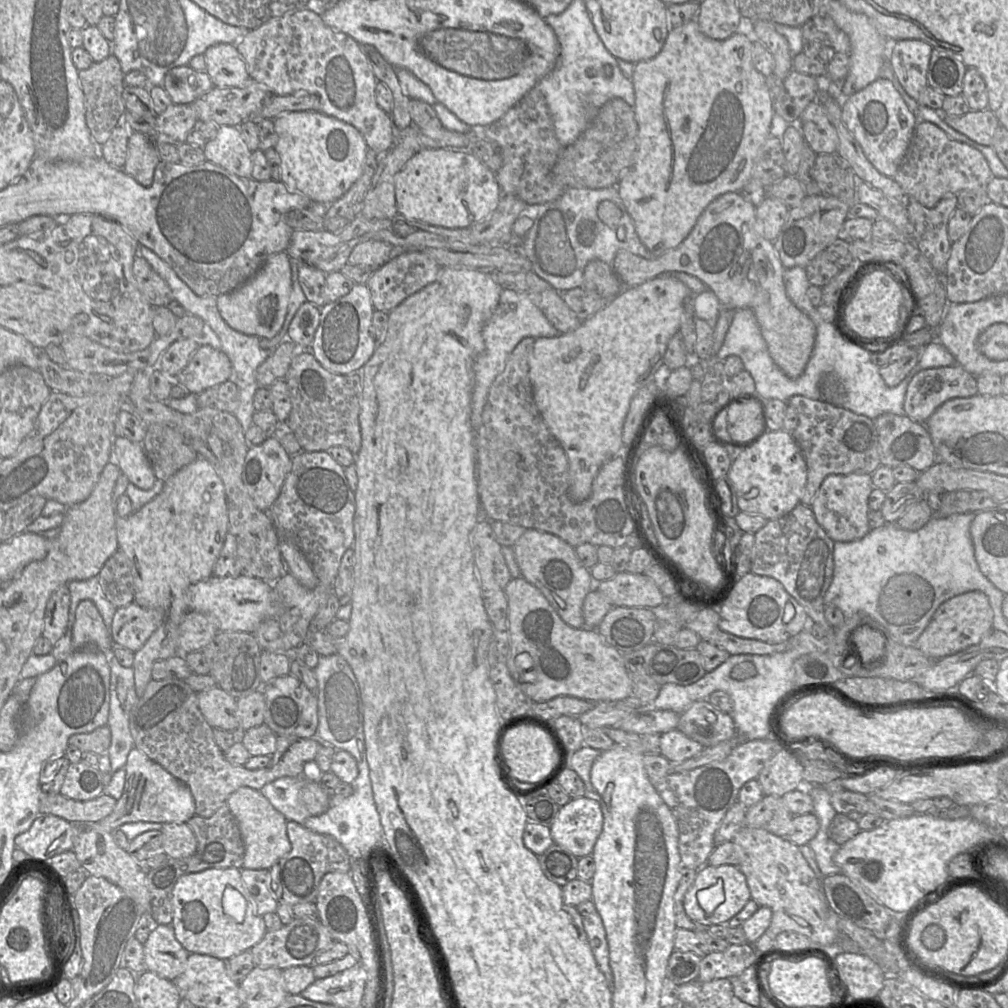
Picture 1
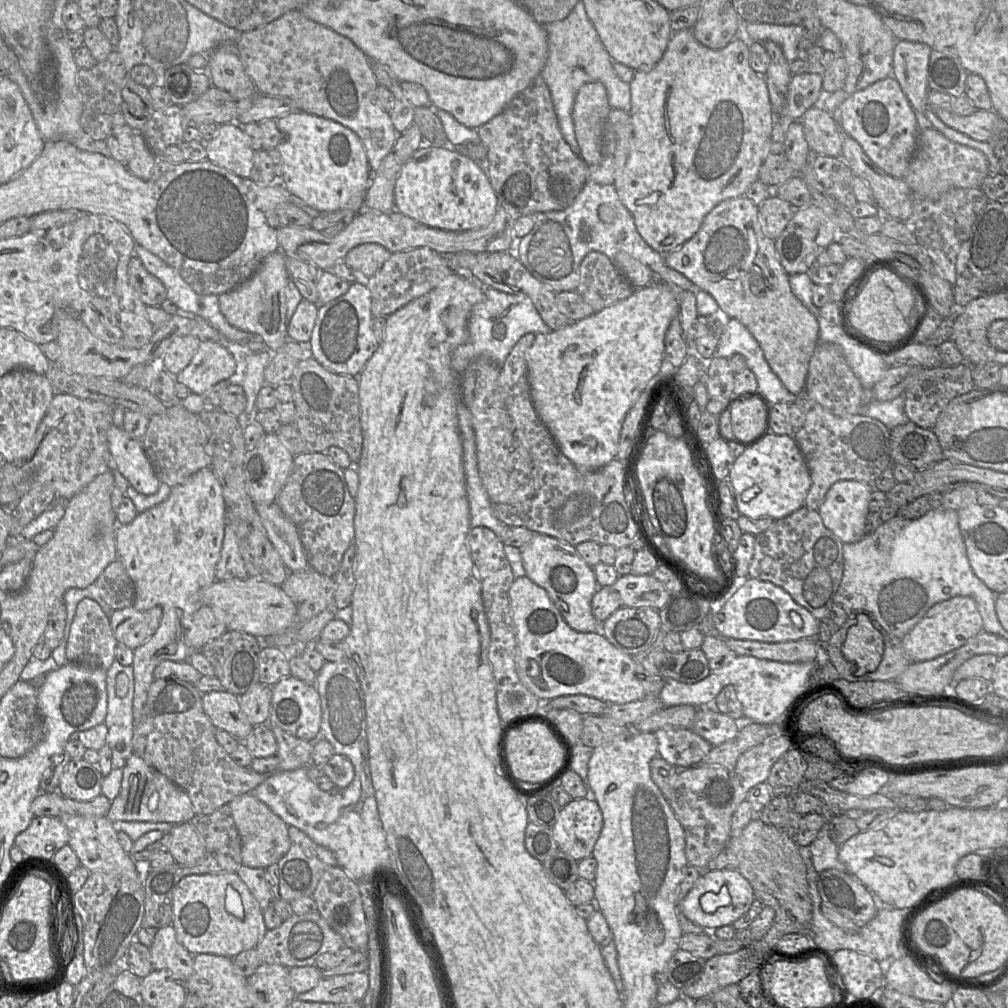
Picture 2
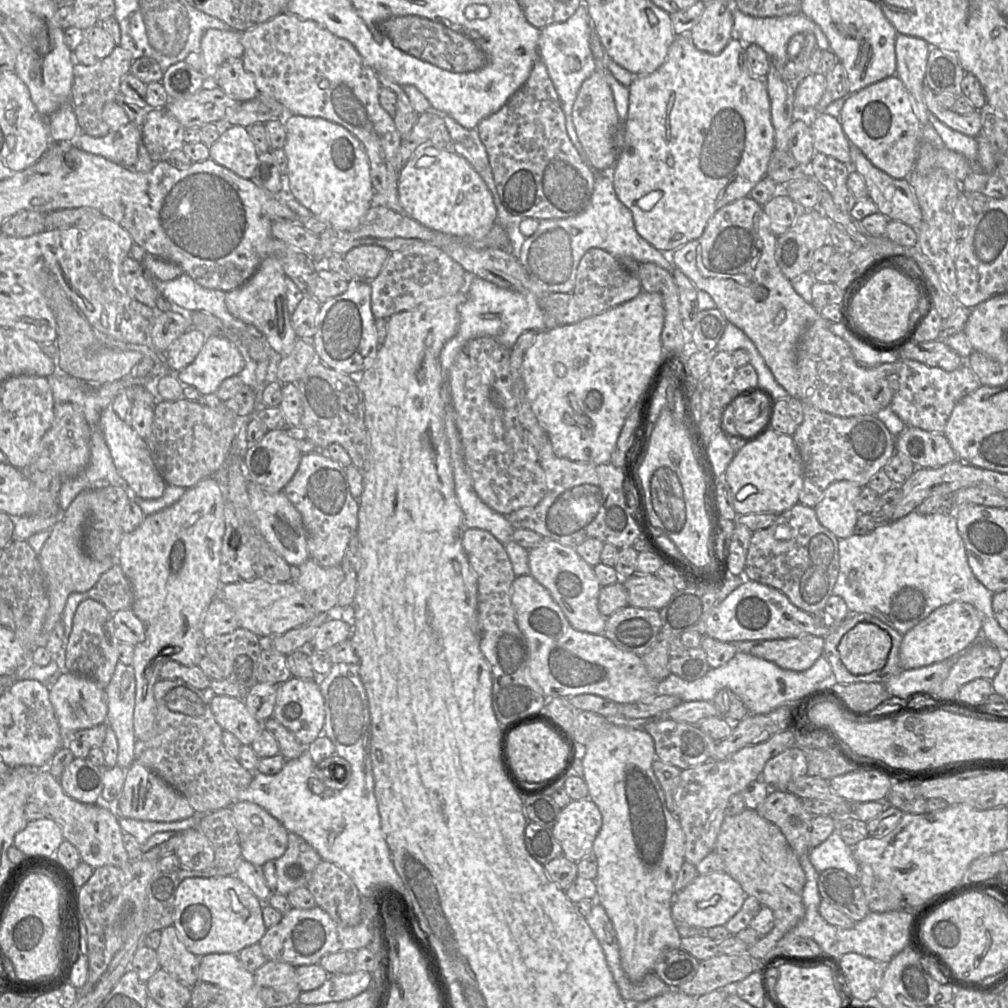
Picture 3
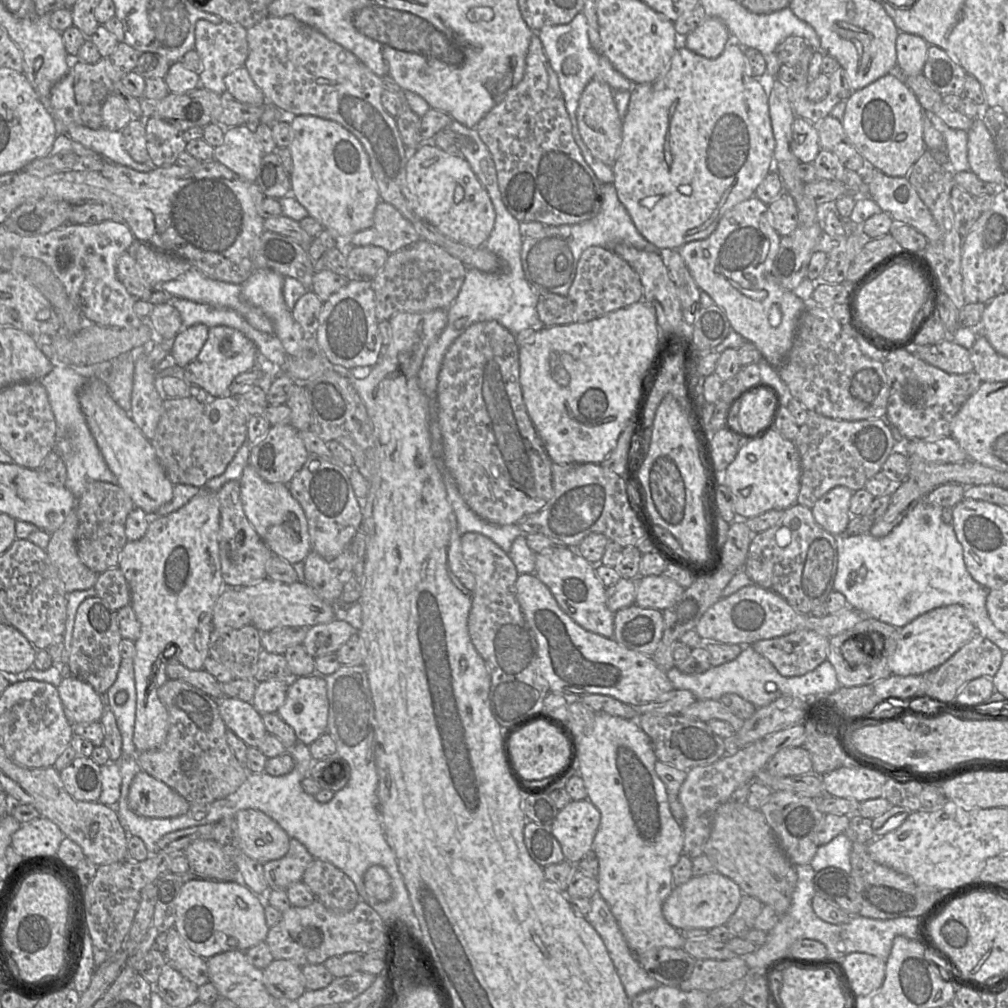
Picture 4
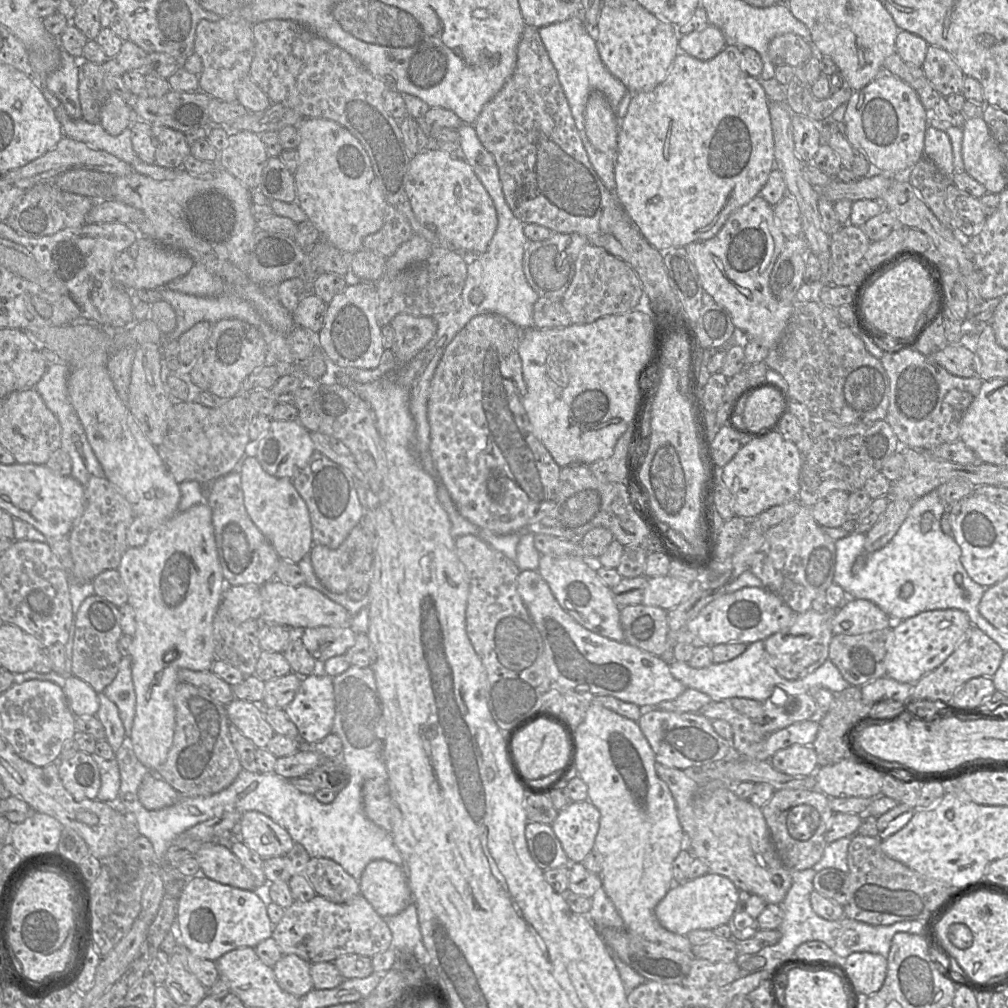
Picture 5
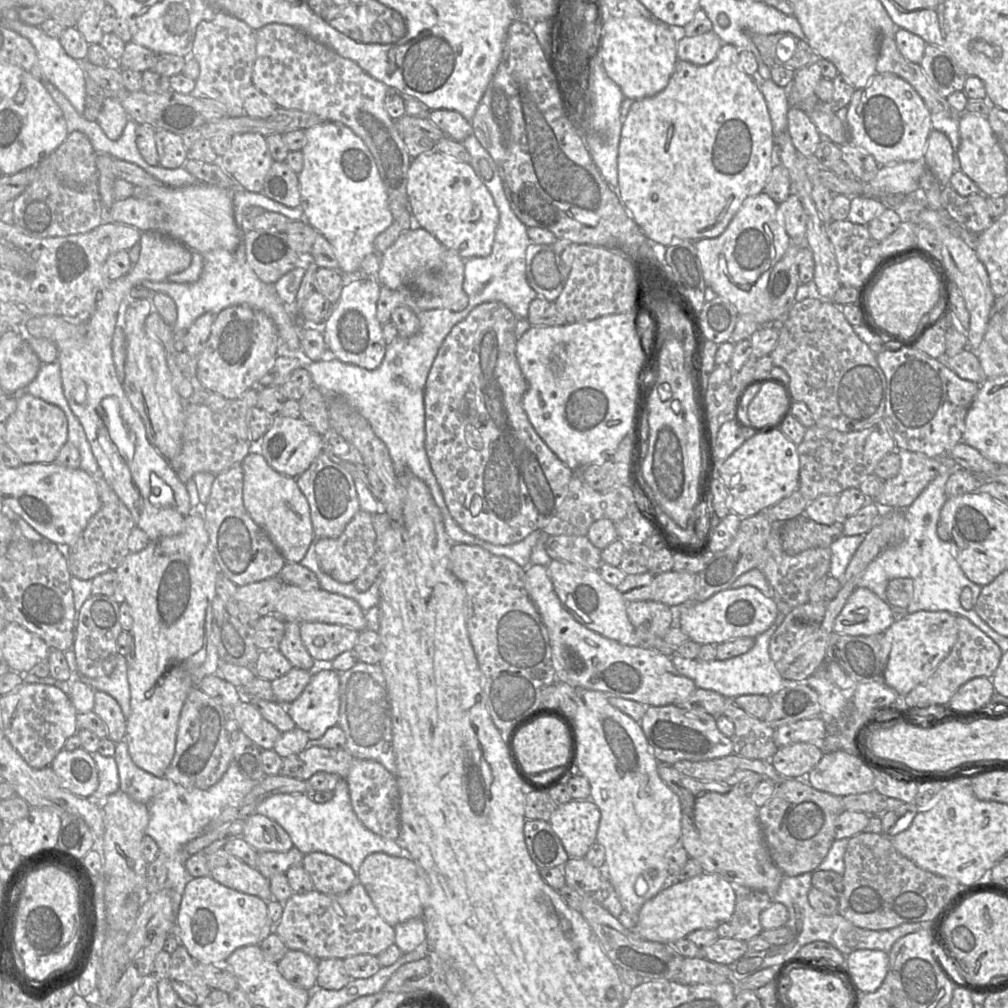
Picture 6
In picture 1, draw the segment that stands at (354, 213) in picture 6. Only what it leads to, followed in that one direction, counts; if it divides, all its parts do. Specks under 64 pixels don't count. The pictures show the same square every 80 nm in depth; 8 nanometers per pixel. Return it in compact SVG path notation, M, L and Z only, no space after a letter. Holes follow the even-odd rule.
M292 111L277 116L274 128L278 135L274 148L281 159L280 181L289 191L307 196L312 203L332 204L362 175L368 147L362 134L352 125L320 111Z

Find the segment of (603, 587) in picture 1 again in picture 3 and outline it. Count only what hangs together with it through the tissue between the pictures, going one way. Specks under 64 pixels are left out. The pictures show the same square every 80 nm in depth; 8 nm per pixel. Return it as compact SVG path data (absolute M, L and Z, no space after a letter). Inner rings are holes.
M635 573L627 579L621 579L628 594L628 604L633 607L660 610L678 590L670 579L661 579L655 574Z

